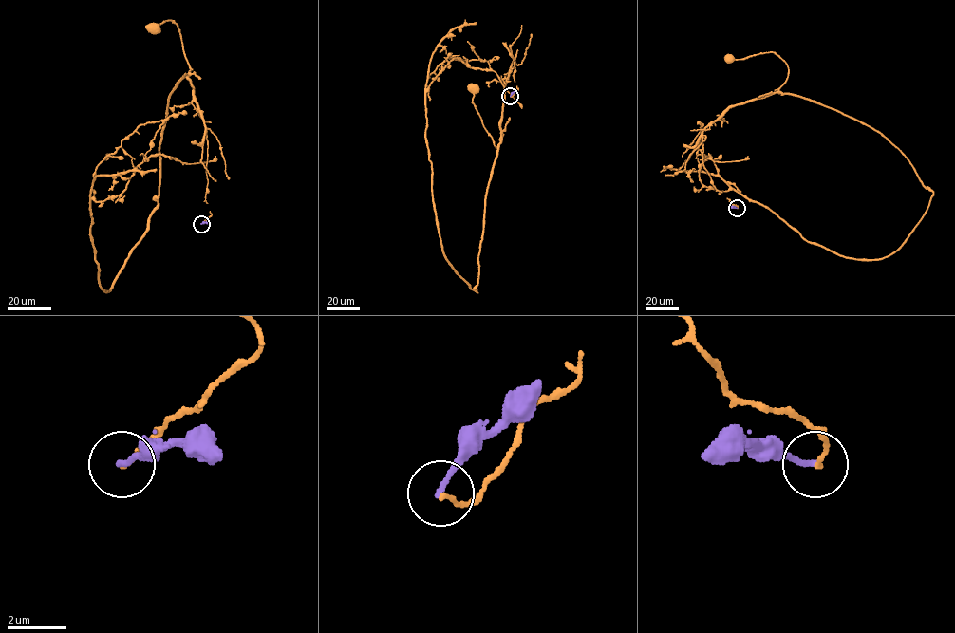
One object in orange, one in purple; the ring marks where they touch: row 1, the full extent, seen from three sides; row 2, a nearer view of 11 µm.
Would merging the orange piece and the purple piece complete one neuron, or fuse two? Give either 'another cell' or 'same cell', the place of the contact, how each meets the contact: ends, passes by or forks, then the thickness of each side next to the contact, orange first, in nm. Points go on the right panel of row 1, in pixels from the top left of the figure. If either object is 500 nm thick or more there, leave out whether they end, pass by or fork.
another cell; at (737, 208); orange ends there; purple ends there; 150 nm thick on the orange side, 190 nm on the other

